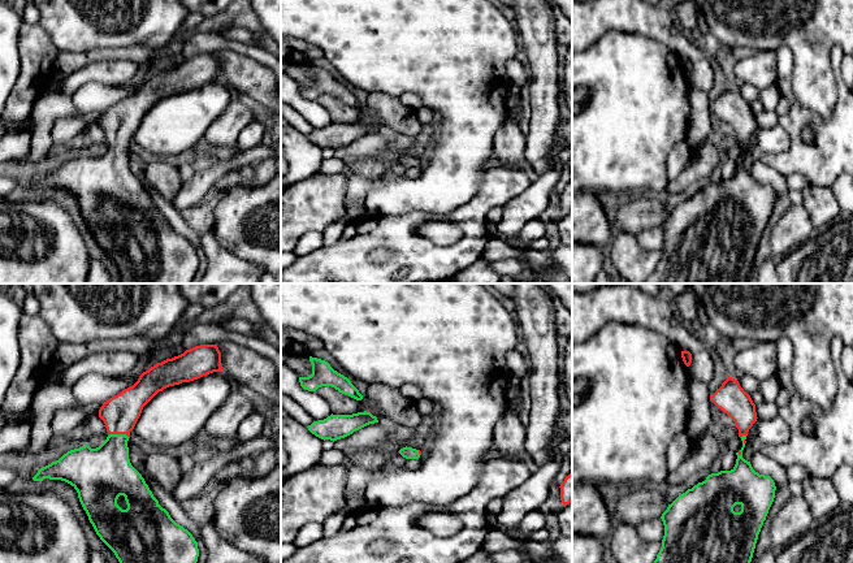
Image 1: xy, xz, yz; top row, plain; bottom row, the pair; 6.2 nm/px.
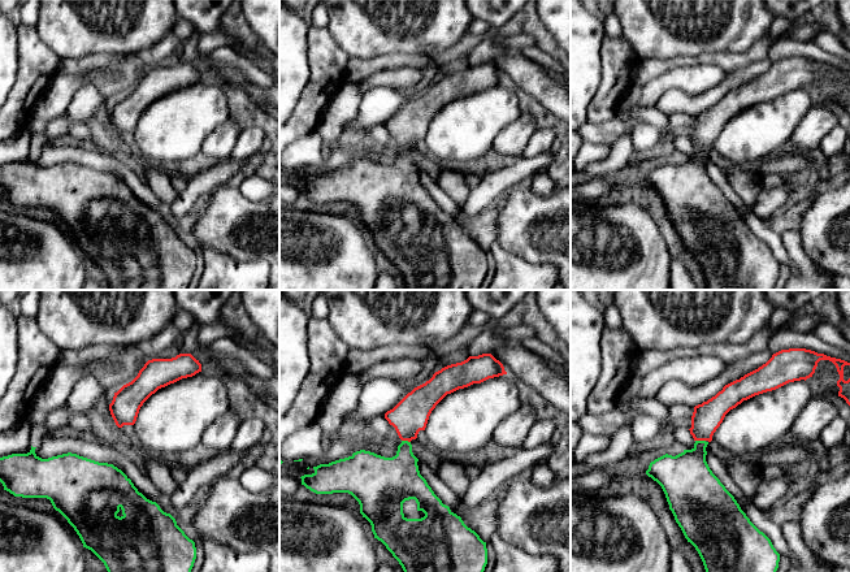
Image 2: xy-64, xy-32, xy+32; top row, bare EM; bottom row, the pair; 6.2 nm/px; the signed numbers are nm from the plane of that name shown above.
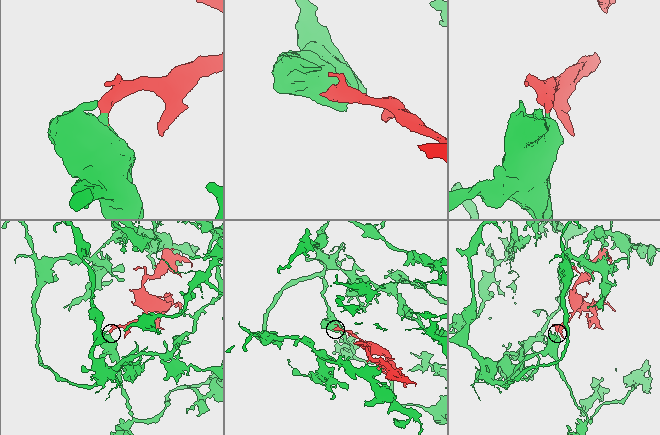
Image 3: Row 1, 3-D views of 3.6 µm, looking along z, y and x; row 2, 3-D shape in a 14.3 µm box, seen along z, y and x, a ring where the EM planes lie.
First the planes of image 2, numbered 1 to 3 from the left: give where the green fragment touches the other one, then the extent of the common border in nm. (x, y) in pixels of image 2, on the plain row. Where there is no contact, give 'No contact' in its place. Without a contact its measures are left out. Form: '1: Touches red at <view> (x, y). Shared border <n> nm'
1: No contact
2: Touches red at xy-32 (406, 148). Shared border 60 nm
3: Touches red at xy+32 (701, 148). Shared border 60 nm

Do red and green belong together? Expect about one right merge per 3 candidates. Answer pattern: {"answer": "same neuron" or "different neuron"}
{"answer": "same neuron"}

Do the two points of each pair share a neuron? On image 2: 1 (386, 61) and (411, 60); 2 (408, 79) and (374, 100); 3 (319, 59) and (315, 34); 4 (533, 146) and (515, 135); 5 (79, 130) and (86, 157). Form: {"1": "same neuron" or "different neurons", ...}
{"1": "same neuron", "2": "different neurons", "3": "same neuron", "4": "different neurons", "5": "different neurons"}

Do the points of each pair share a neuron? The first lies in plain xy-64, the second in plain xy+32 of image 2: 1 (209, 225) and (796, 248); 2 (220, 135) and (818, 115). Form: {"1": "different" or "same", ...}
{"1": "different", "2": "same"}

